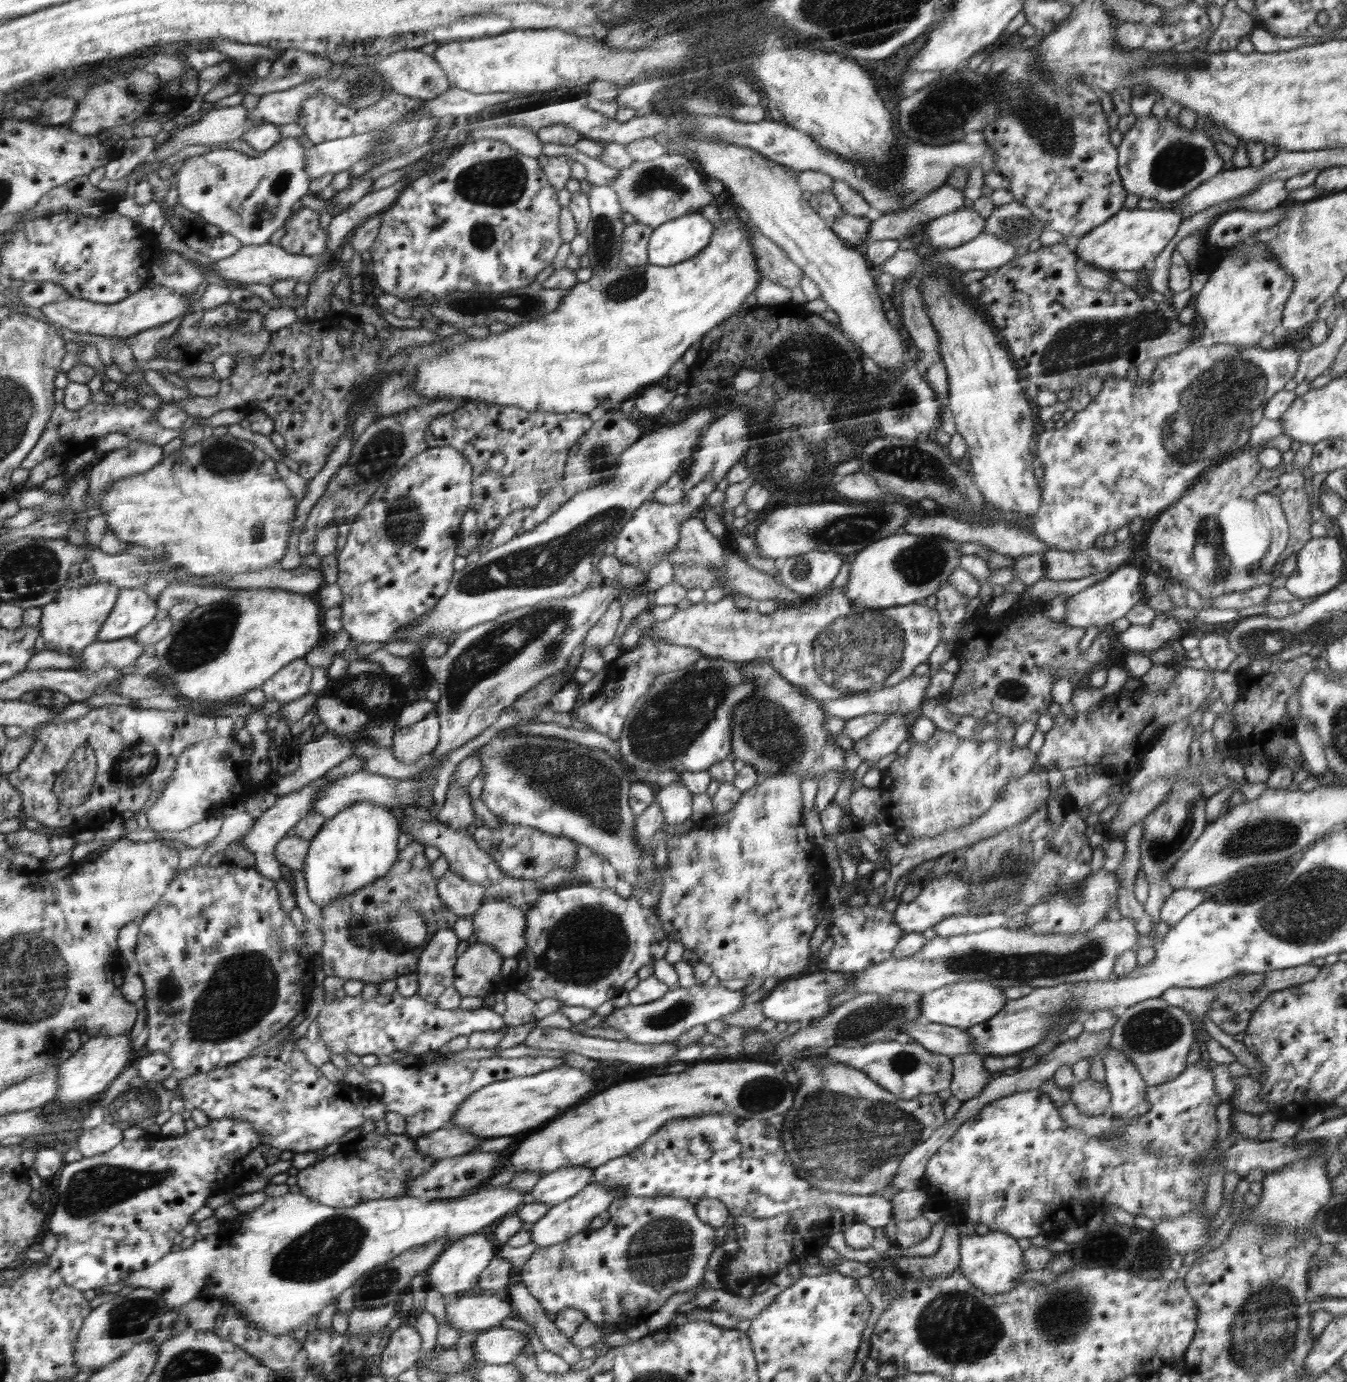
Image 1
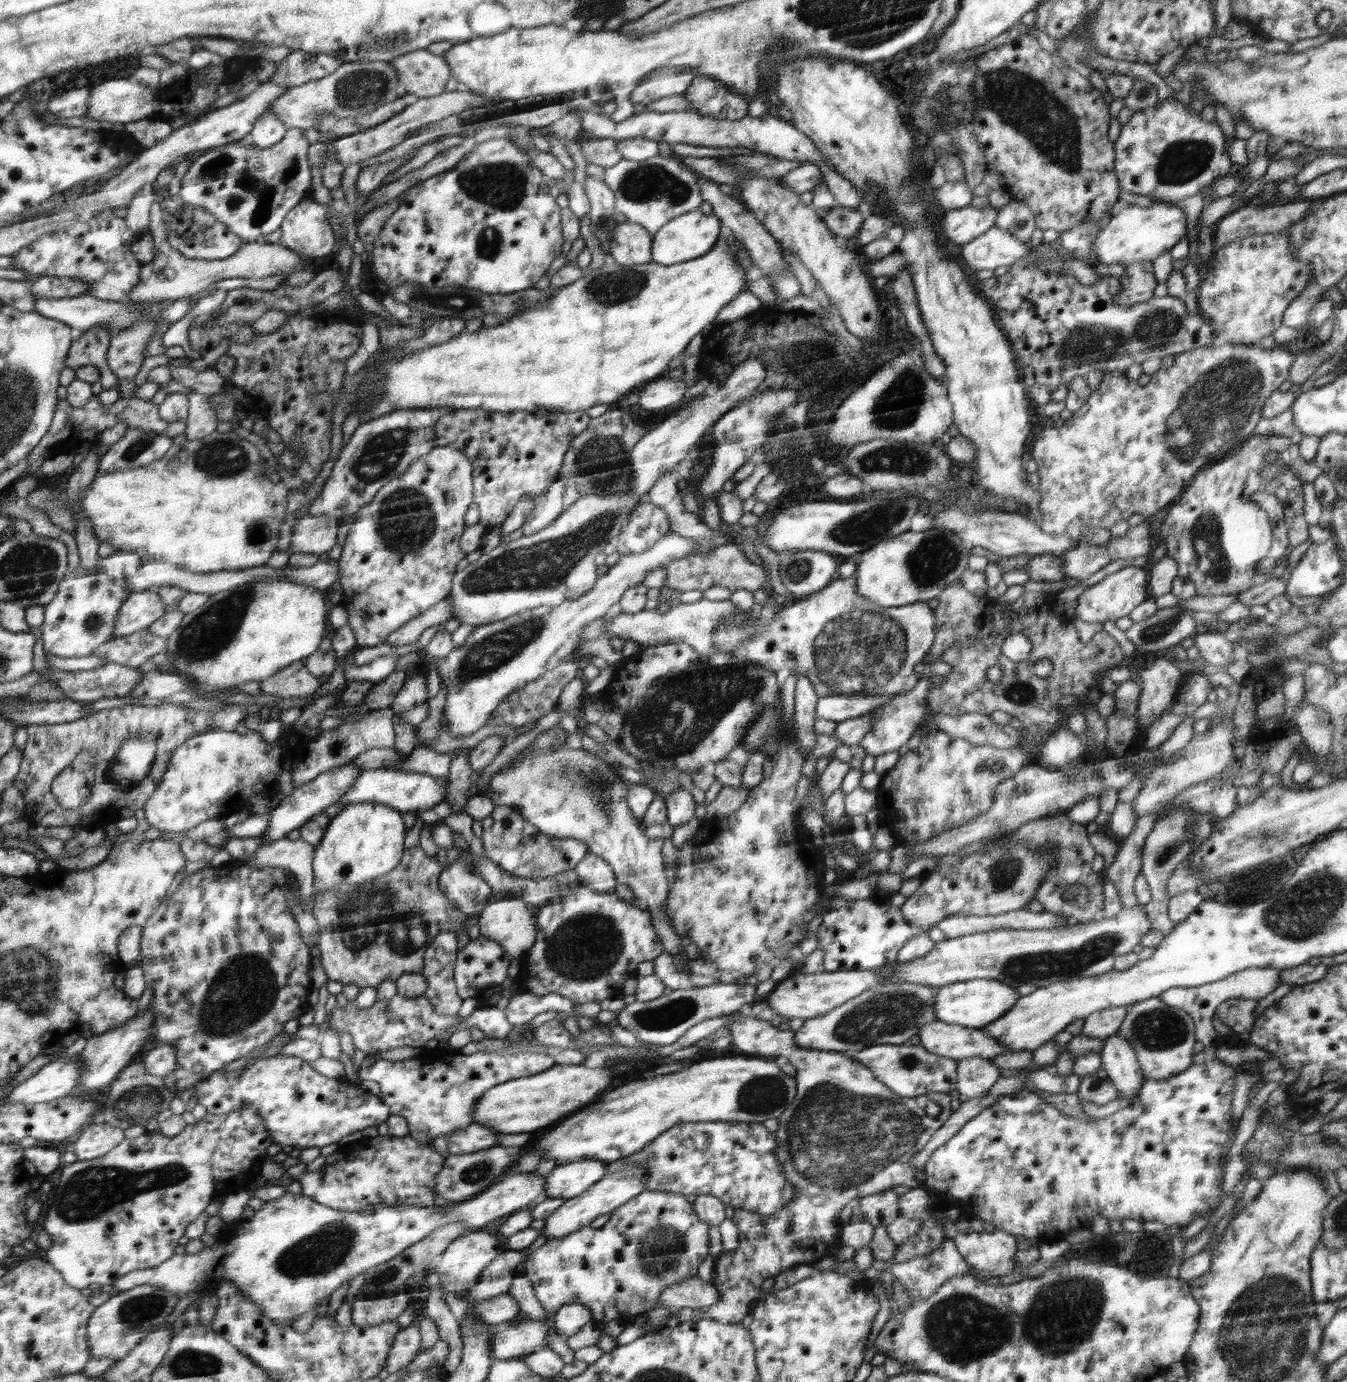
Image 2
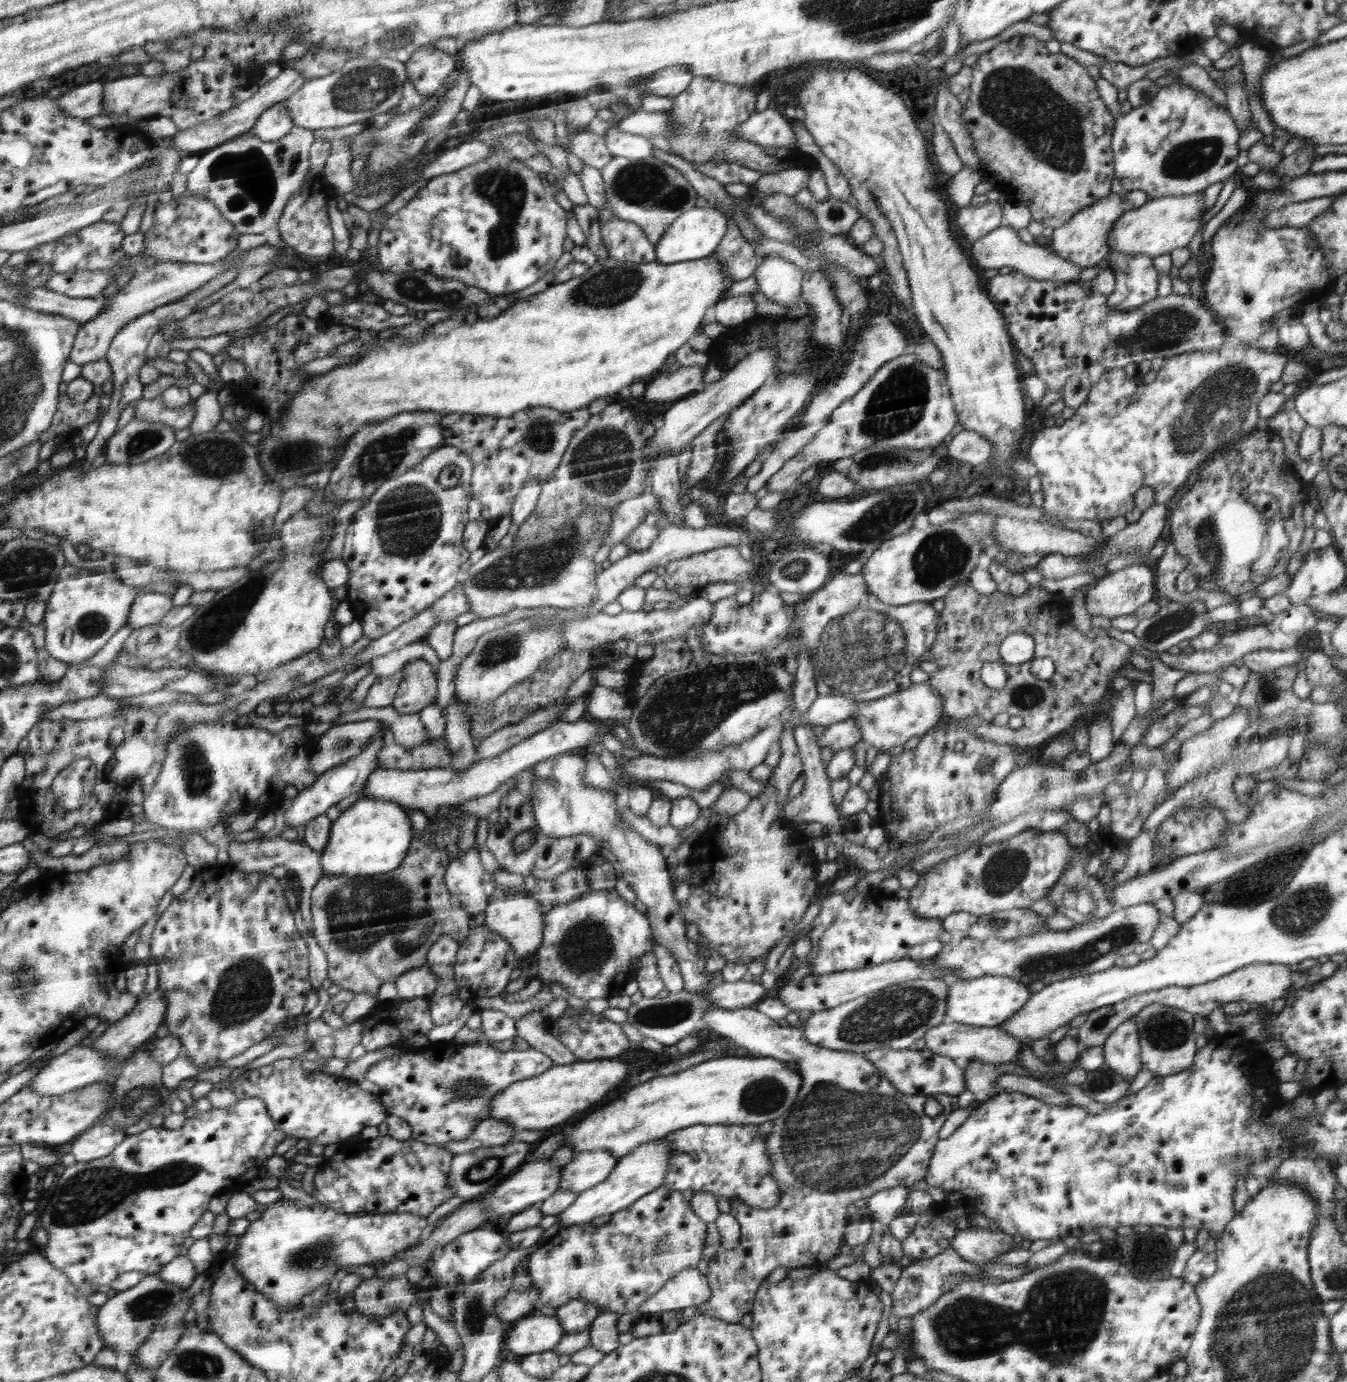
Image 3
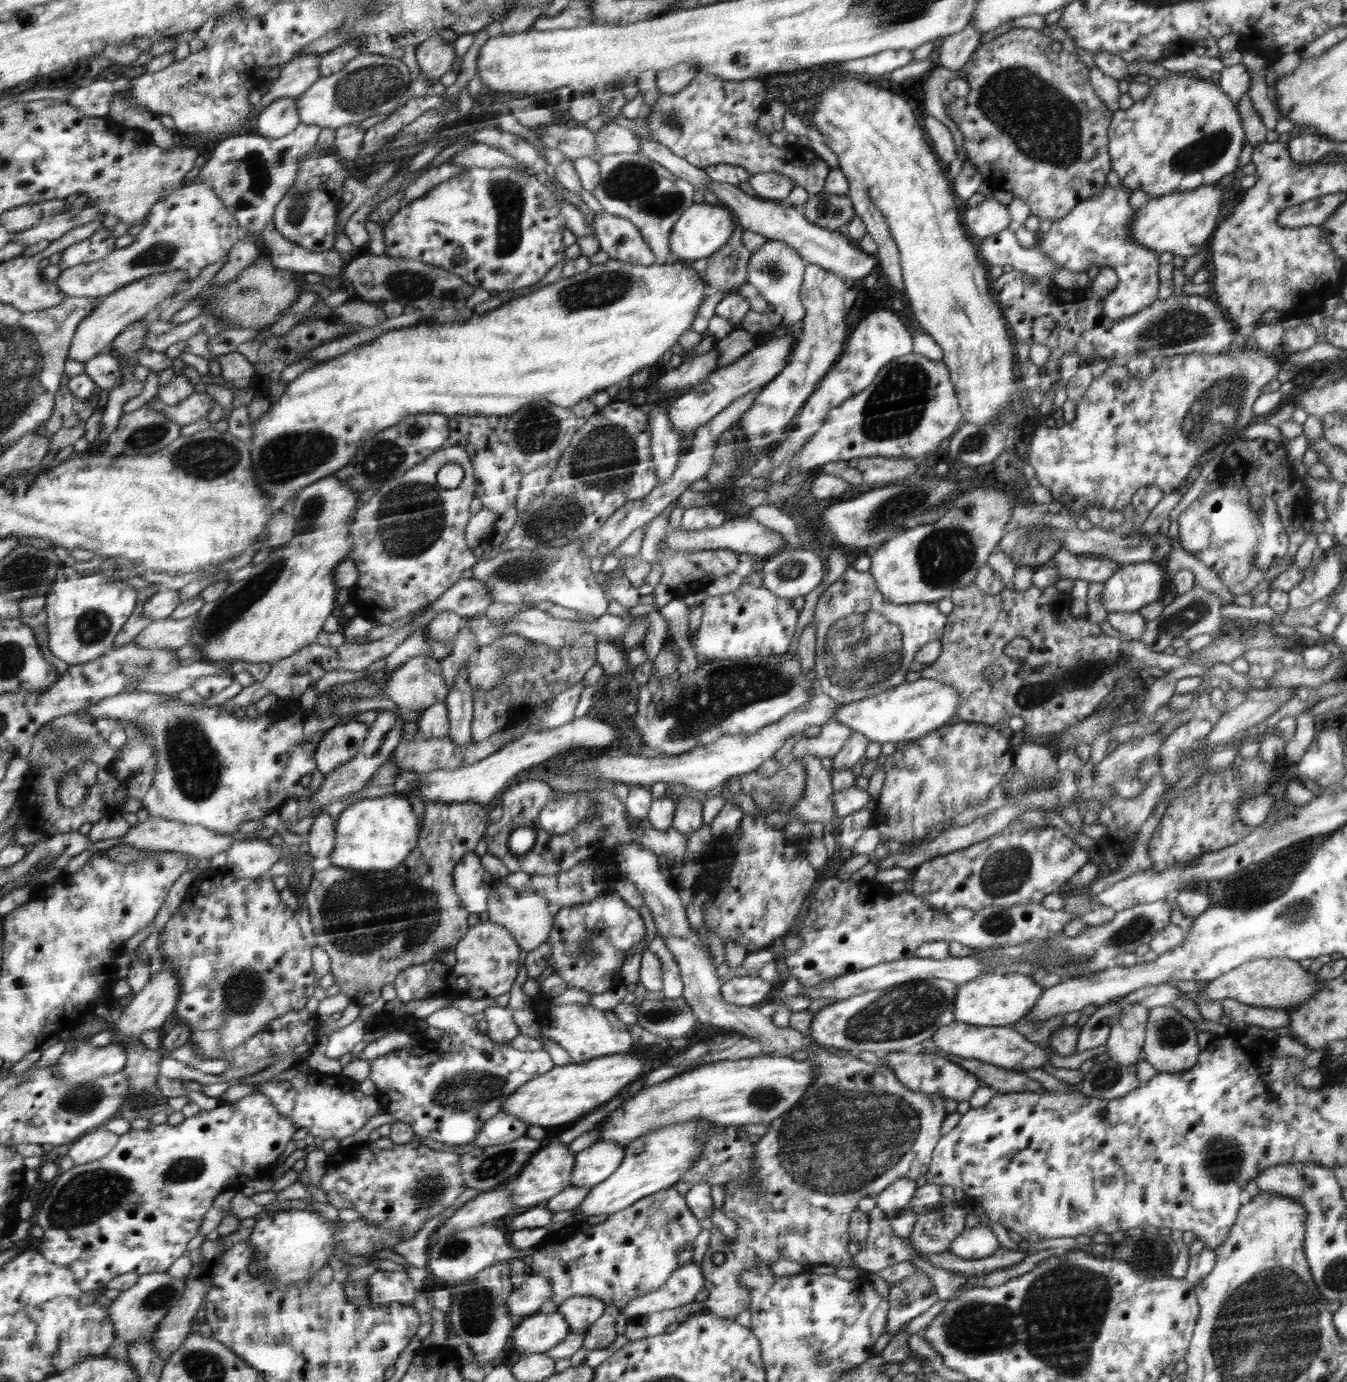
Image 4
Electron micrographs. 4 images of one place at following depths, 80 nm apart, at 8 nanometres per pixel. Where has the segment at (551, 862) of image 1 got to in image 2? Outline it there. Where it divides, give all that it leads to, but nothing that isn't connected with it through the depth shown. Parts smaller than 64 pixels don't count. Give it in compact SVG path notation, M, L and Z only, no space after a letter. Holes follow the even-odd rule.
M495 806L491 816L494 820L493 827L483 830L481 834L485 856L491 858L500 868L509 869L509 873L514 876L543 879L573 870L574 866L589 852L587 844L576 838L558 838L540 833L540 829L536 828L533 822L524 820L519 812L509 806Z

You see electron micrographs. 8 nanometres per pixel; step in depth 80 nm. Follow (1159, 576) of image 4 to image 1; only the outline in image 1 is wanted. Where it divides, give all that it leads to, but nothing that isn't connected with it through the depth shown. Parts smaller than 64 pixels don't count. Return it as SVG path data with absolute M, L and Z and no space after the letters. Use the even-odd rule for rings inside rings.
M1117 566L1104 580L1078 594L1069 595L1063 623L1068 627L1085 629L1090 626L1104 628L1112 624L1124 617L1133 606L1147 599L1142 590L1141 578L1140 570L1136 566Z

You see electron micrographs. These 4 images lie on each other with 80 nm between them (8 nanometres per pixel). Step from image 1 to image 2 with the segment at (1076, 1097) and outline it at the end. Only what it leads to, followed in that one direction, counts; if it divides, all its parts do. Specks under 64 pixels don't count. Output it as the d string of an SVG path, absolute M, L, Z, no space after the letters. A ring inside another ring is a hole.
M1102 1068L1092 1072L1090 1075L1081 1077L1078 1090L1075 1092L1080 1102L1092 1102L1102 1106L1116 1100L1117 1090L1108 1078L1106 1071Z

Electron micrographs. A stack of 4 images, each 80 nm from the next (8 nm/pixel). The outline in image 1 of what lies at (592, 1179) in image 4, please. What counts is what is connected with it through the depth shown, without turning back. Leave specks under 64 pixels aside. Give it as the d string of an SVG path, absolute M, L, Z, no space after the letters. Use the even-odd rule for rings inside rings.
M569 1167L552 1172L540 1178L529 1192L534 1203L554 1206L578 1194L591 1183L594 1169L590 1167Z

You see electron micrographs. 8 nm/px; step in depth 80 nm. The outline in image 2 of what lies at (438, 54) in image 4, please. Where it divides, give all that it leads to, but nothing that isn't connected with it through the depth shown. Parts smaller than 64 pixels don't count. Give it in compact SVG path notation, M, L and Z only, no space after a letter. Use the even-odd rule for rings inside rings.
M428 49L407 52L389 61L400 79L400 90L414 98L443 93L450 78L450 67L443 56Z

